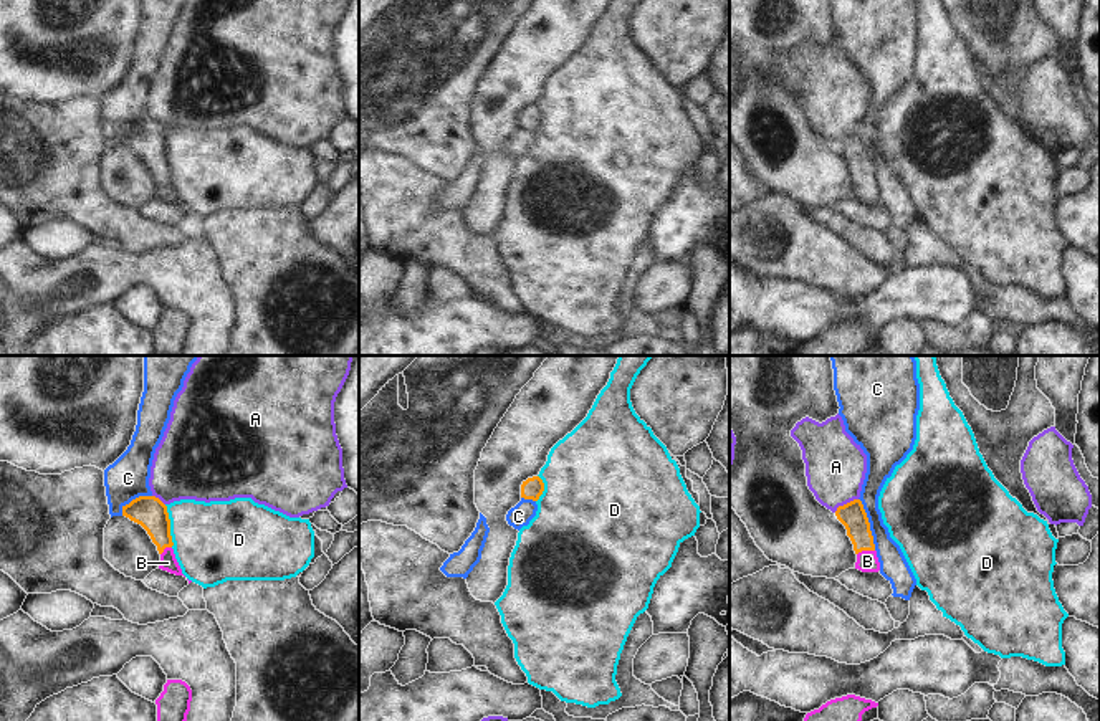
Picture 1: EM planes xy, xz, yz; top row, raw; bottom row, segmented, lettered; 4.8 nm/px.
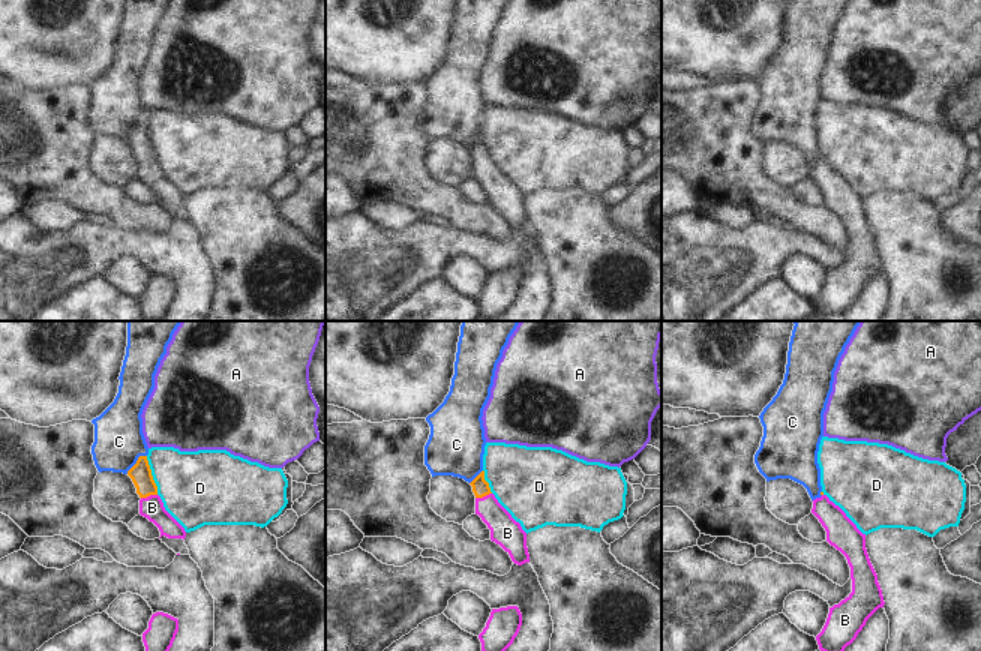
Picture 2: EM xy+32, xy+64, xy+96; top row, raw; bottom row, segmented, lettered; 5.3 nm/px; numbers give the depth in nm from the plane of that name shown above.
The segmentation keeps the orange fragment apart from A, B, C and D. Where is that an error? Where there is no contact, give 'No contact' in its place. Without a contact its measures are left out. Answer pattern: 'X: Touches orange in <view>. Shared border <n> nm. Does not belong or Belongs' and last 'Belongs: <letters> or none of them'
A: Touches orange in yz. Shared border 140 nm. Does not belong
B: Touches orange in yz. Shared border 90 nm. Belongs
C: Touches orange in yz. Shared border 260 nm. Does not belong
D: Touches orange in xy. Shared border 220 nm. Does not belong
Belongs: B

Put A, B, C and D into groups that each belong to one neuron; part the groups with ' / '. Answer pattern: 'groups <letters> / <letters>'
groups A / B / C / D

